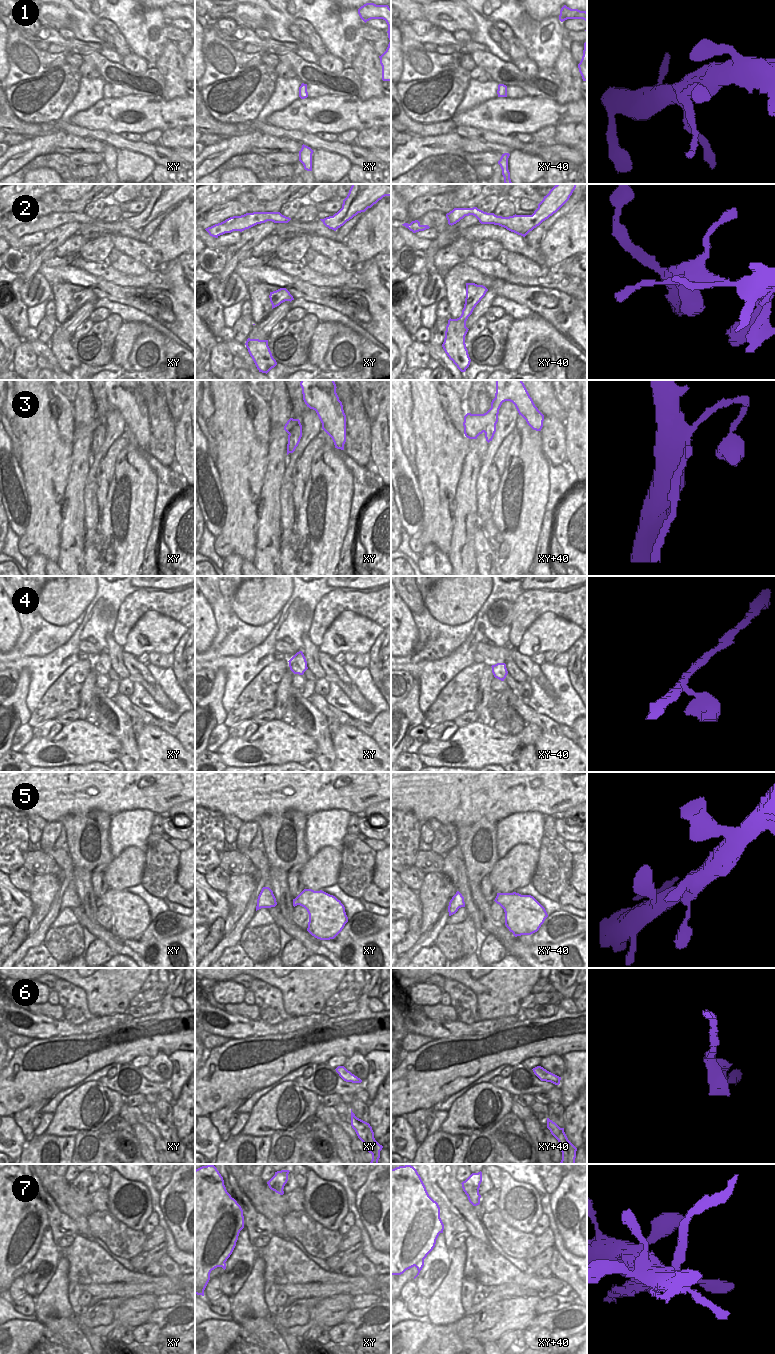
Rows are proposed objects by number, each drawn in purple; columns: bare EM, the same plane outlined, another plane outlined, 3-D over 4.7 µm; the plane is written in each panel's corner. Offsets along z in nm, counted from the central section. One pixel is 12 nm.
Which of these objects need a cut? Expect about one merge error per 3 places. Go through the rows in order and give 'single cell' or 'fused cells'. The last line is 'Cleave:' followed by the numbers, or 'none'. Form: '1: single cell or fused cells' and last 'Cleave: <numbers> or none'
1: single cell
2: single cell
3: fused cells
4: single cell
5: single cell
6: single cell
7: fused cells
Cleave: 3, 7

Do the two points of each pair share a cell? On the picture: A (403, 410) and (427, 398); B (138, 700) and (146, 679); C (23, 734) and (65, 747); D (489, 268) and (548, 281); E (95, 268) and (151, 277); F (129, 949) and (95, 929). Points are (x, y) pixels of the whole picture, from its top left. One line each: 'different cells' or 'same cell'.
A: different cells
B: different cells
C: different cells
D: same cell
E: same cell
F: same cell

